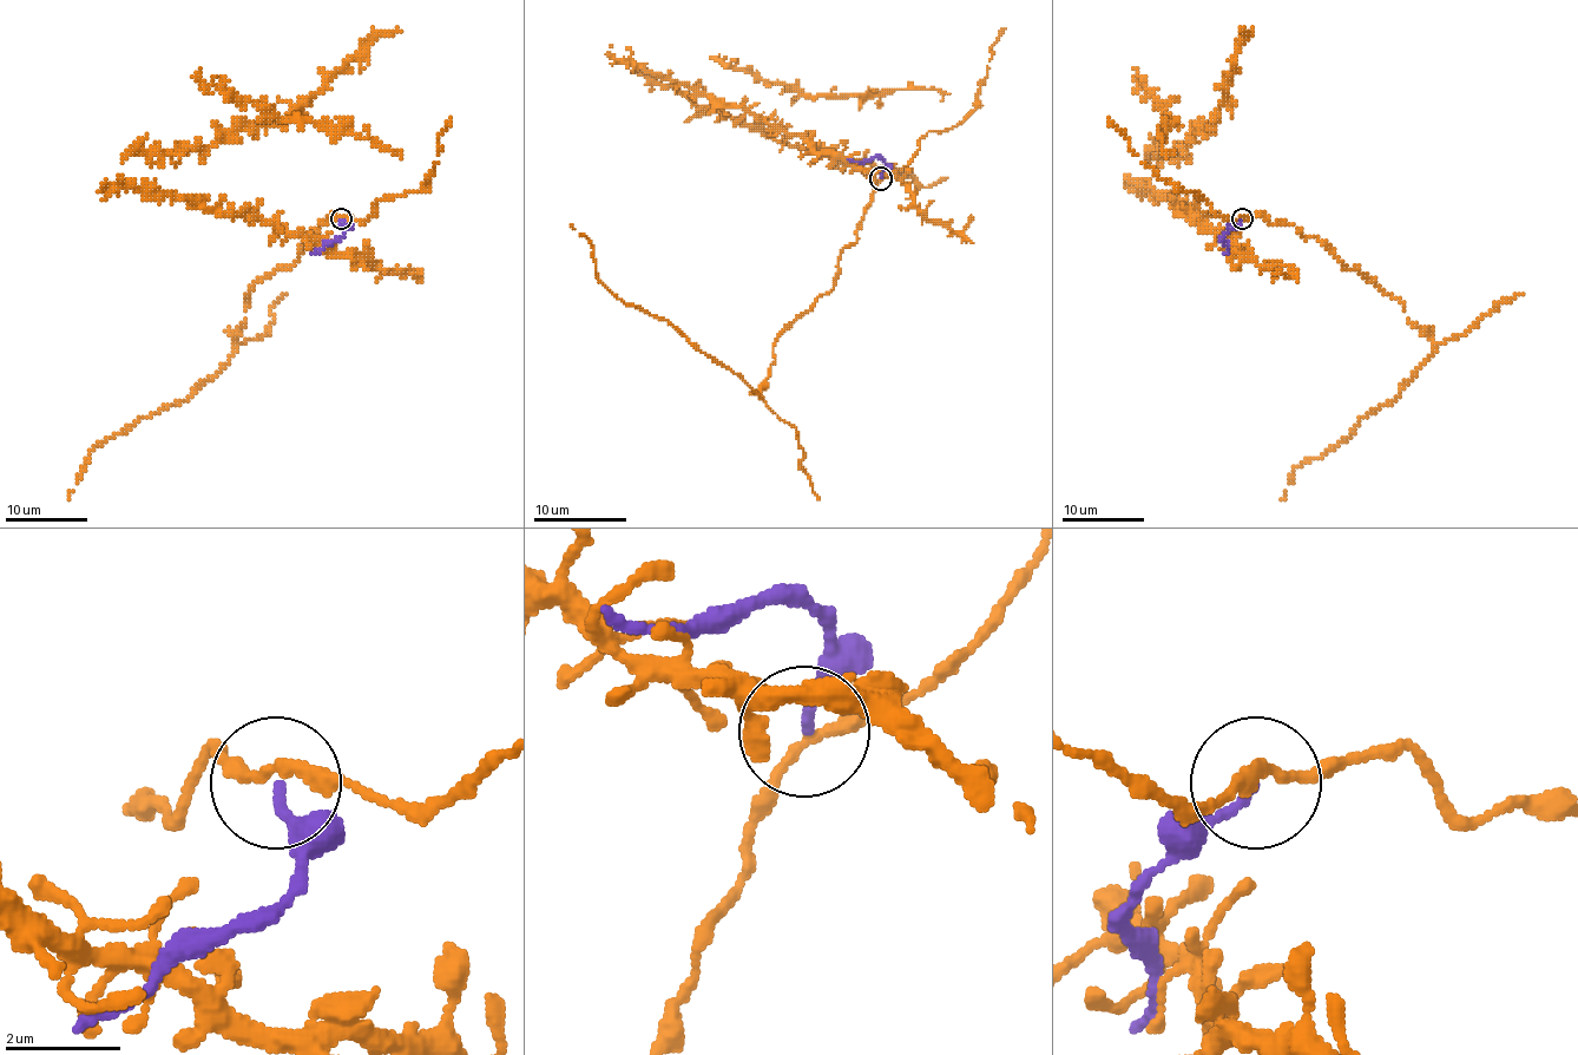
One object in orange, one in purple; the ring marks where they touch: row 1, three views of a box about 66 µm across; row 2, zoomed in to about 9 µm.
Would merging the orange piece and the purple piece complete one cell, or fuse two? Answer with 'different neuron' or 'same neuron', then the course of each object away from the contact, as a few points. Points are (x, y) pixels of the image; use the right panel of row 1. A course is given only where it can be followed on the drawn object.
different neuron; orange runs (1241, 217), (1241, 234), (1229, 242), (1149, 178), (1215, 123), (1233, 56), (1249, 34), (1241, 31); purple runs (1241, 220), (1223, 237), (1224, 254)

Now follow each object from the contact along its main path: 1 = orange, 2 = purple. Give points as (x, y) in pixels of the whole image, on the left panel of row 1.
1: (341, 217), (310, 242), (155, 182), (181, 150), (283, 123), (380, 34), (400, 31)
2: (341, 220), (344, 231), (311, 254)

